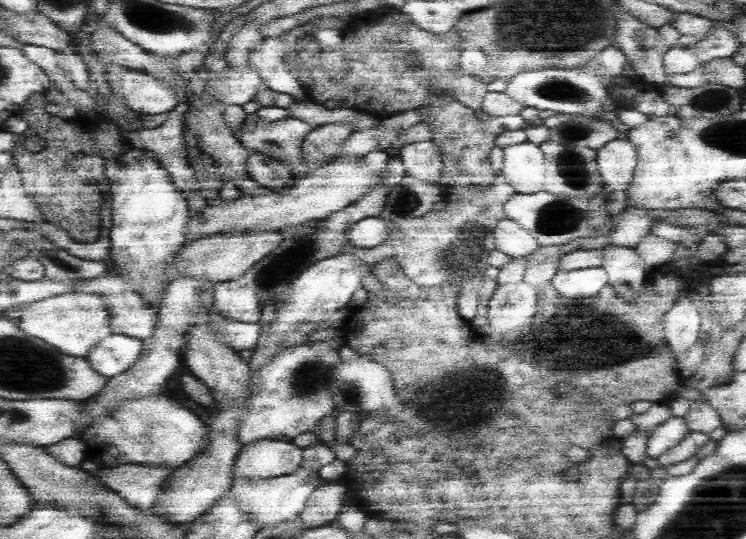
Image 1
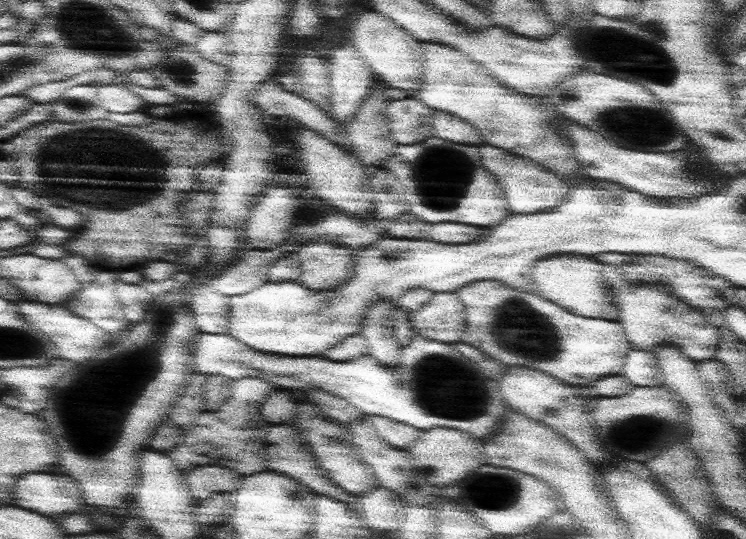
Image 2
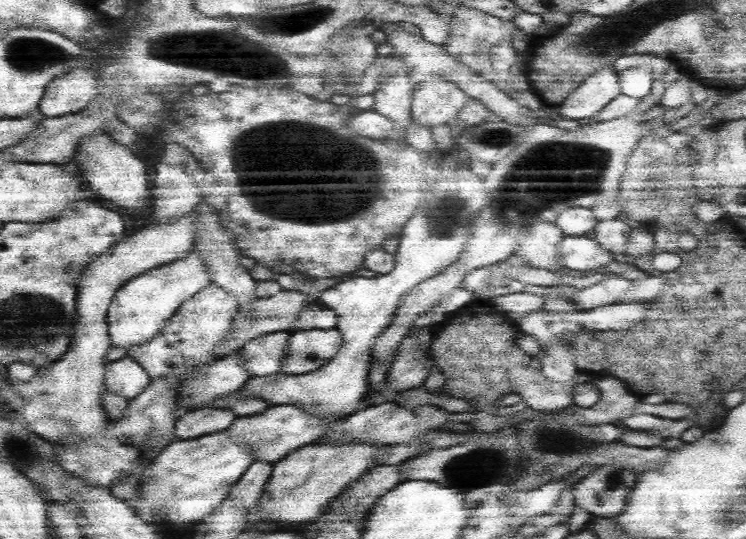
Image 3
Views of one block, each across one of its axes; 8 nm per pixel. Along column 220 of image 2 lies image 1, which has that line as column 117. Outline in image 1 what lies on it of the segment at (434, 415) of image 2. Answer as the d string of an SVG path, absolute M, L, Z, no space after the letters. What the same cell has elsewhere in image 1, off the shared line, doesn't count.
M113 332L100 340L86 358L96 372L110 378L126 372L138 362L142 344L142 339Z

